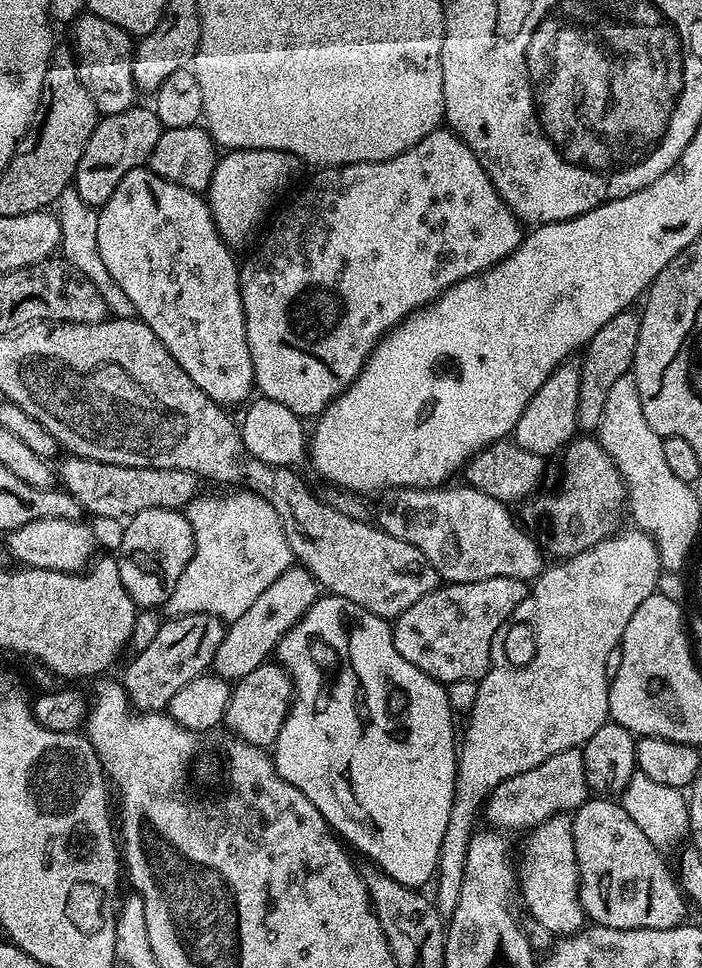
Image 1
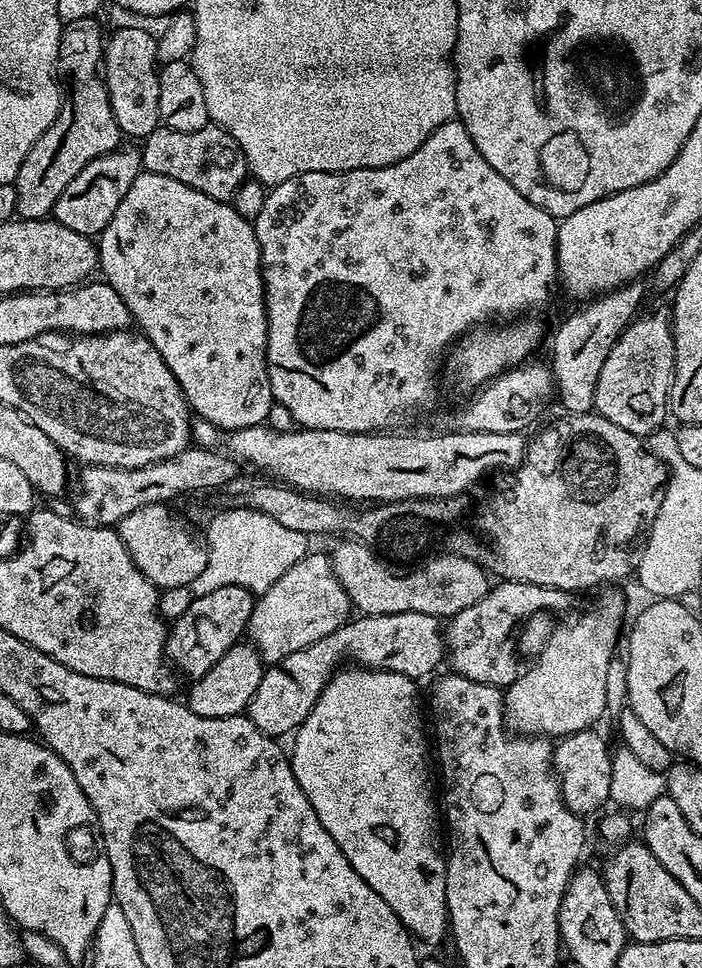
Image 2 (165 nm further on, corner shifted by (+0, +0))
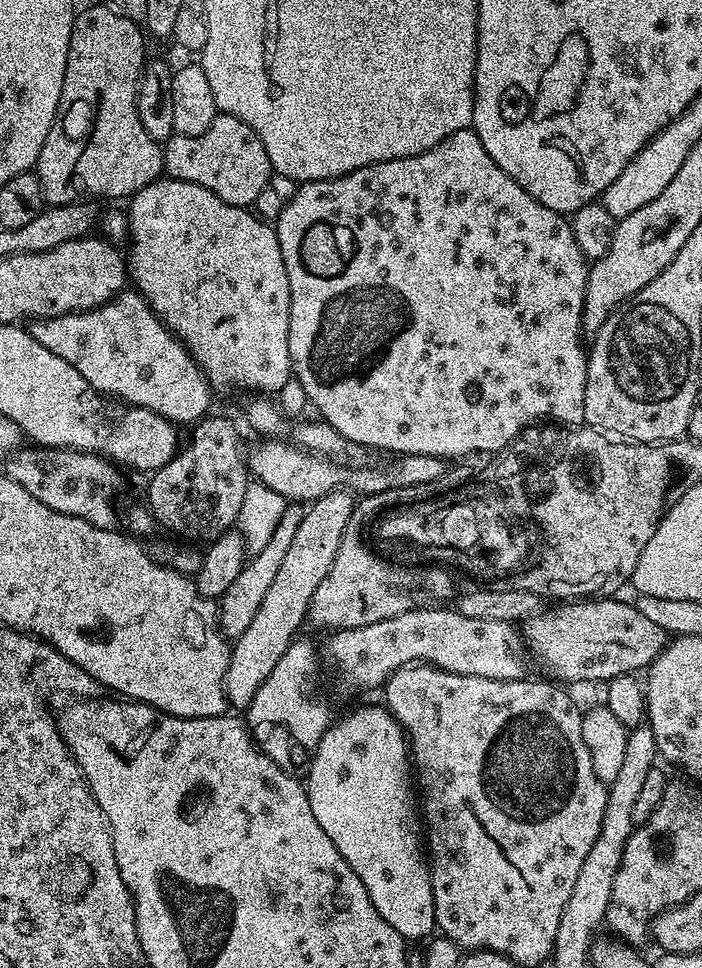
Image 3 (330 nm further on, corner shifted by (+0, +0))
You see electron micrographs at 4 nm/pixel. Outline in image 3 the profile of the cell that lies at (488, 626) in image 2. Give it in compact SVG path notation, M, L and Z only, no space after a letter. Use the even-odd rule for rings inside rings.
M585 598L575 602L564 602L559 606L552 606L556 608L550 609L549 612L547 612L547 610L541 610L537 612L535 616L529 618L529 620L523 621L522 635L524 638L524 643L530 649L531 655L535 657L535 659L537 656L537 658L540 659L541 662L544 663L545 666L557 676L553 677L560 682L569 680L569 682L572 684L580 684L583 682L583 680L586 680L586 682L593 682L596 680L610 681L614 678L618 678L619 676L627 676L629 674L639 673L641 670L647 669L649 666L651 666L656 661L658 656L662 654L664 648L668 645L670 635L669 632L659 627L657 623L650 622L645 615L640 614L636 609L635 603L628 601L627 604L627 602L624 600L616 599L620 598Z

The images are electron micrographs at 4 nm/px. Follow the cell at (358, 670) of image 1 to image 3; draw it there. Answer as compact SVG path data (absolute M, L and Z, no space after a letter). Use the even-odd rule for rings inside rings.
M379 707L356 708L349 716L337 719L328 727L306 769L308 801L310 810L314 810L314 818L318 818L318 826L322 826L330 842L338 846L338 854L350 862L350 870L362 878L362 886L366 886L374 910L378 910L378 914L382 914L405 941L423 941L437 931L437 926L432 869L426 859L426 844L423 839L416 840L418 796L414 791L414 765L404 727L387 707Z

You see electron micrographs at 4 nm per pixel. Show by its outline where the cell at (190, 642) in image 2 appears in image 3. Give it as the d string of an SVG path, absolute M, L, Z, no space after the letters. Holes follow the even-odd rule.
M292 502L285 507L282 519L274 530L274 538L270 538L270 542L265 548L261 552L255 553L250 562L245 563L242 574L238 574L238 578L234 578L230 590L226 590L226 594L220 597L218 615L220 630L225 636L229 638L240 636L242 630L246 630L246 626L250 626L254 614L258 614L258 606L262 606L262 598L266 598L268 589L274 582L274 577L282 567L282 558L285 557L286 550L290 550L290 542L293 541L294 534L297 533L298 526L302 523L304 509L305 505L300 502Z

